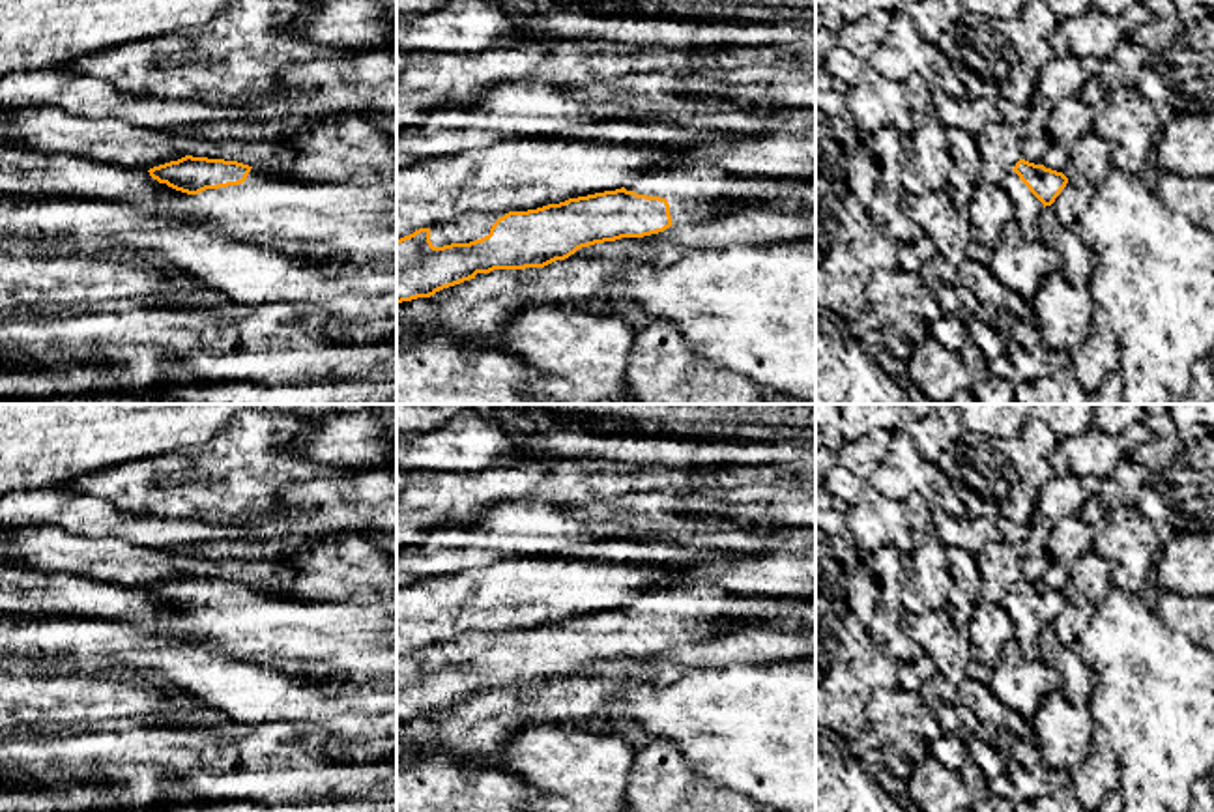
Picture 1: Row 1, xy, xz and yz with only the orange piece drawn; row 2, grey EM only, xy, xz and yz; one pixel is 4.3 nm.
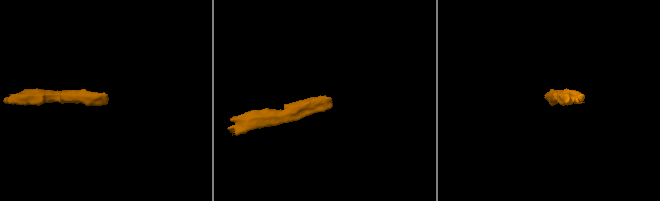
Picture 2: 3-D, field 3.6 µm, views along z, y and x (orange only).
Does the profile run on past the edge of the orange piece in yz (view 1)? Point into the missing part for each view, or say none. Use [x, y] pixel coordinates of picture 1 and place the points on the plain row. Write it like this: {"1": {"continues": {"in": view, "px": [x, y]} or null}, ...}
{"1": {"continues": {"in": "yz", "px": [1027, 627]}}}

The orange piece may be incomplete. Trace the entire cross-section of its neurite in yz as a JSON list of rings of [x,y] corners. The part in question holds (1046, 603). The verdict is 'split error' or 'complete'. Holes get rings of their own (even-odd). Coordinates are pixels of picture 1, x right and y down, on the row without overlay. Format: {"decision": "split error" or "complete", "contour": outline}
{"decision": "split error", "contour": [[[1019,578],[1003,597],[1001,604],[1014,623],[1014,640],[1029,660],[1042,659],[1040,632],[1055,621],[1066,602],[1068,597],[1062,591],[1025,578]]]}

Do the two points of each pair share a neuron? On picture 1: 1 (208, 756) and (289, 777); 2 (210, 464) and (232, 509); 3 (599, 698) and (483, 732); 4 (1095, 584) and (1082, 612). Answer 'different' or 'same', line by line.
1: same
2: same
3: same
4: same

